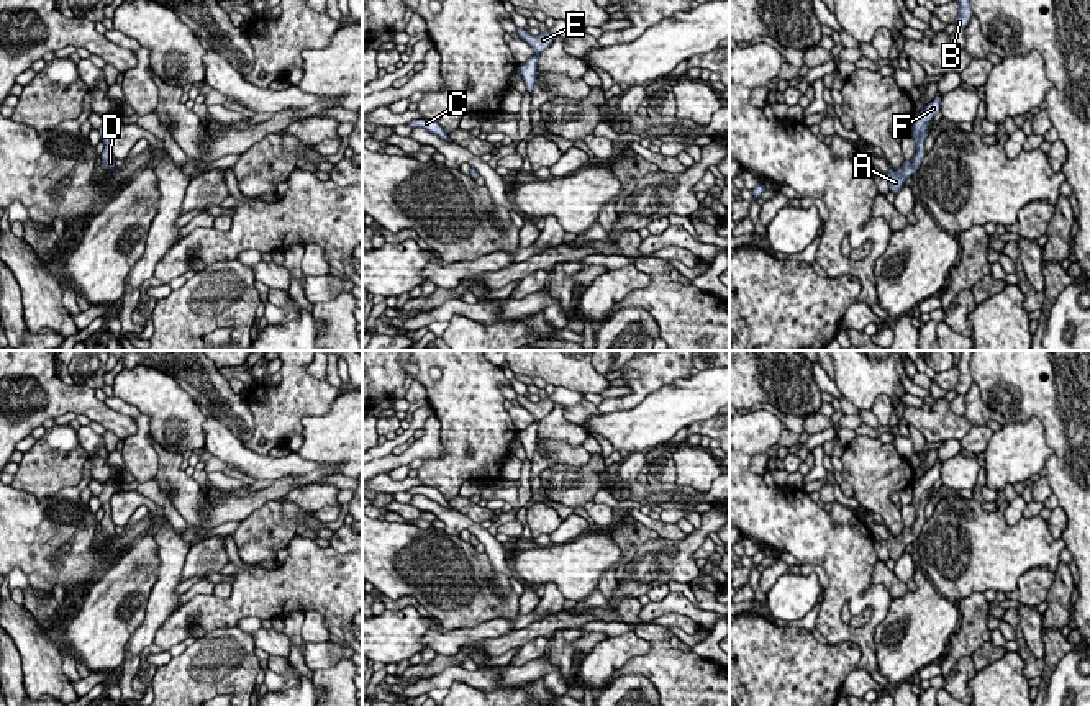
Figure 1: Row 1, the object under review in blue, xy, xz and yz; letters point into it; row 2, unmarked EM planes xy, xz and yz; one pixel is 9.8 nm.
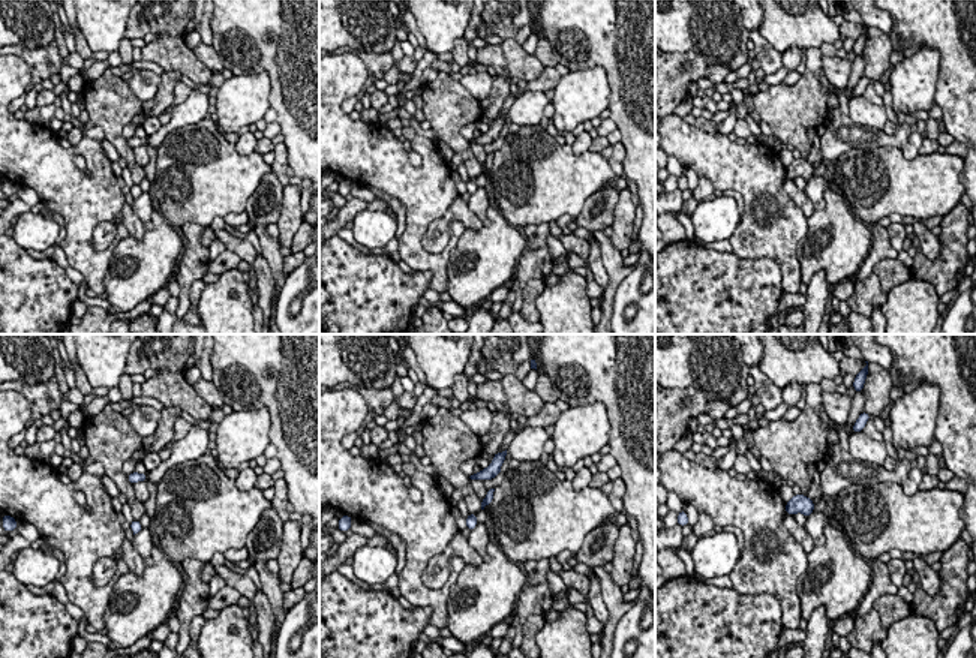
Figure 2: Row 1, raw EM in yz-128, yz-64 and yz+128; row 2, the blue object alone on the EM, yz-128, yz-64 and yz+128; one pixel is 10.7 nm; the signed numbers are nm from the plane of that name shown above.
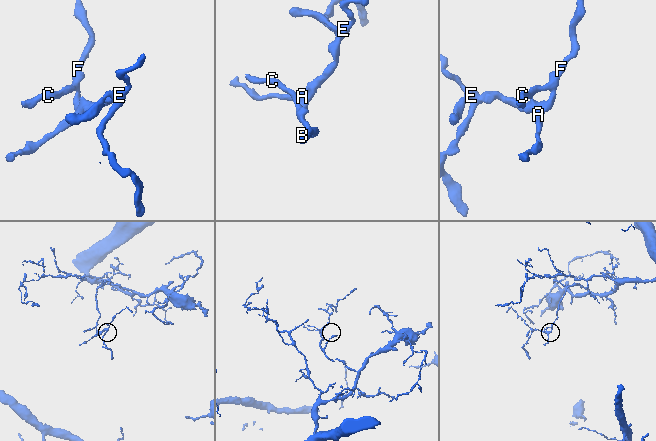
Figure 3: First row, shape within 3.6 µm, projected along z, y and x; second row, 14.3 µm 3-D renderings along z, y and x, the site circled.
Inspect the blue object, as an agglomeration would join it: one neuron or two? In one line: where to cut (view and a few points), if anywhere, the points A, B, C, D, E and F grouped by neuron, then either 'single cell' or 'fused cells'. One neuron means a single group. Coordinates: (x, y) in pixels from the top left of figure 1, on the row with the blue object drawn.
no cut; A B C D E F; single cell

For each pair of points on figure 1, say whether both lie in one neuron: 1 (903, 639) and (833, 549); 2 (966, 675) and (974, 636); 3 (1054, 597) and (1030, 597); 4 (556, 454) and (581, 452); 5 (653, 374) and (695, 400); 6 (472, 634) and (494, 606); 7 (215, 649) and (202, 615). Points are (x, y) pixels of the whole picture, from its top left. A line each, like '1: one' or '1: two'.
1: two
2: two
3: two
4: one
5: two
6: two
7: two

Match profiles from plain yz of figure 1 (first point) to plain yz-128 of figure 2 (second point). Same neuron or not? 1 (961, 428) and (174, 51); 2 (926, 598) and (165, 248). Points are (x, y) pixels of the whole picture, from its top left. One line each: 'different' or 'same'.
1: same
2: same

